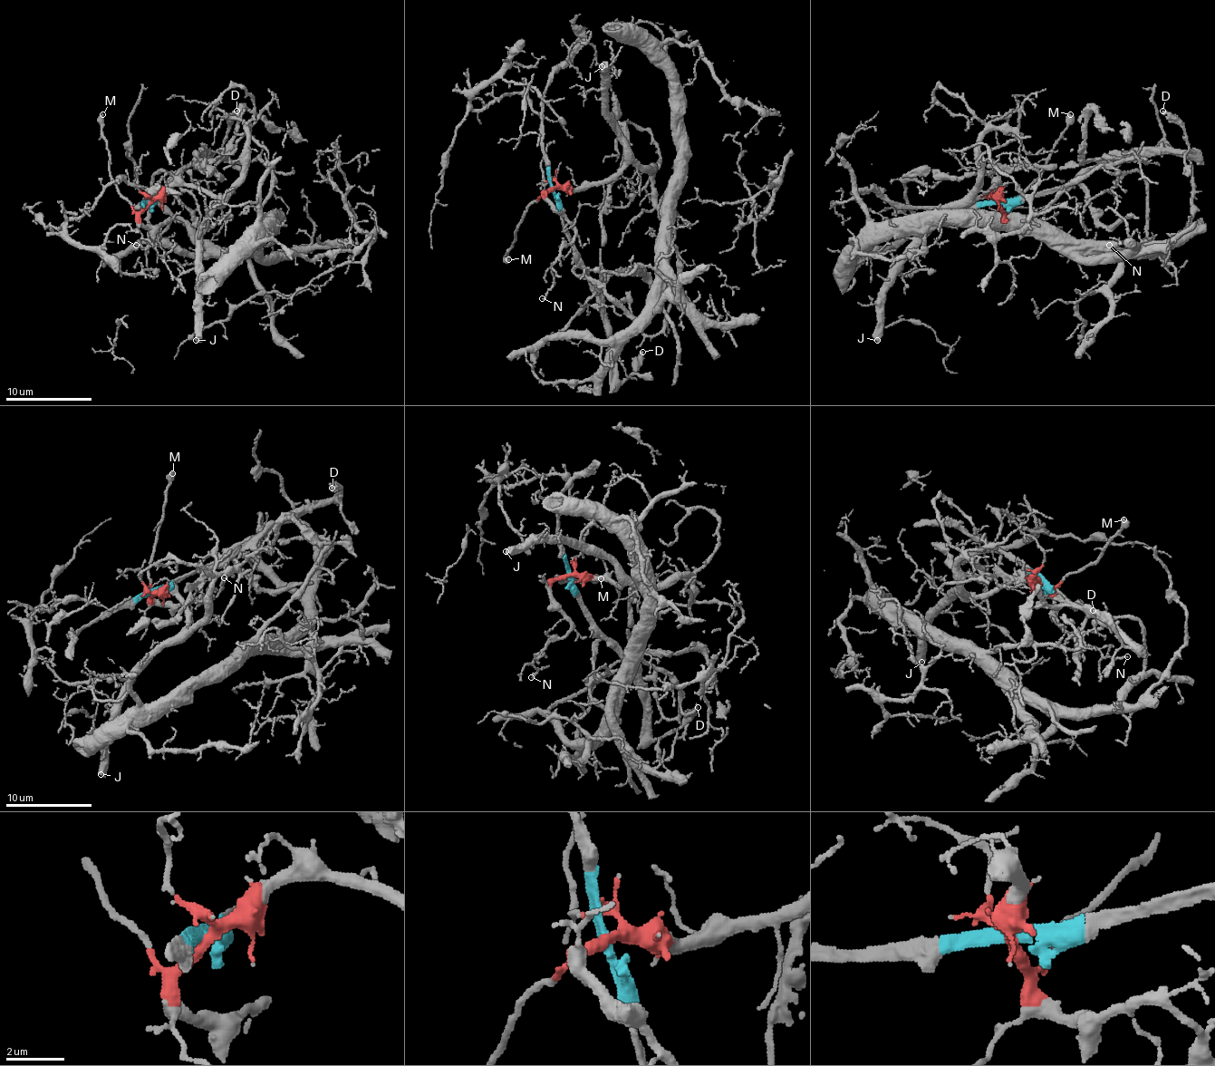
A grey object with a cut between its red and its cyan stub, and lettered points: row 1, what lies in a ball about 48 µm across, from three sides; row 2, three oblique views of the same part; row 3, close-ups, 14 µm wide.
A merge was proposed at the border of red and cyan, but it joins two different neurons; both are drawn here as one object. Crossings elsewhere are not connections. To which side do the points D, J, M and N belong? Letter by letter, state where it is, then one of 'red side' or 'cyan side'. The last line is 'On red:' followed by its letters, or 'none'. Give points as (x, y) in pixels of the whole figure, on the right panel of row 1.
D: (1162, 111) | cyan side
J: (877, 340) | red side
M: (1070, 114) | red side
N: (1109, 245) | red side
On red: J, M, N

